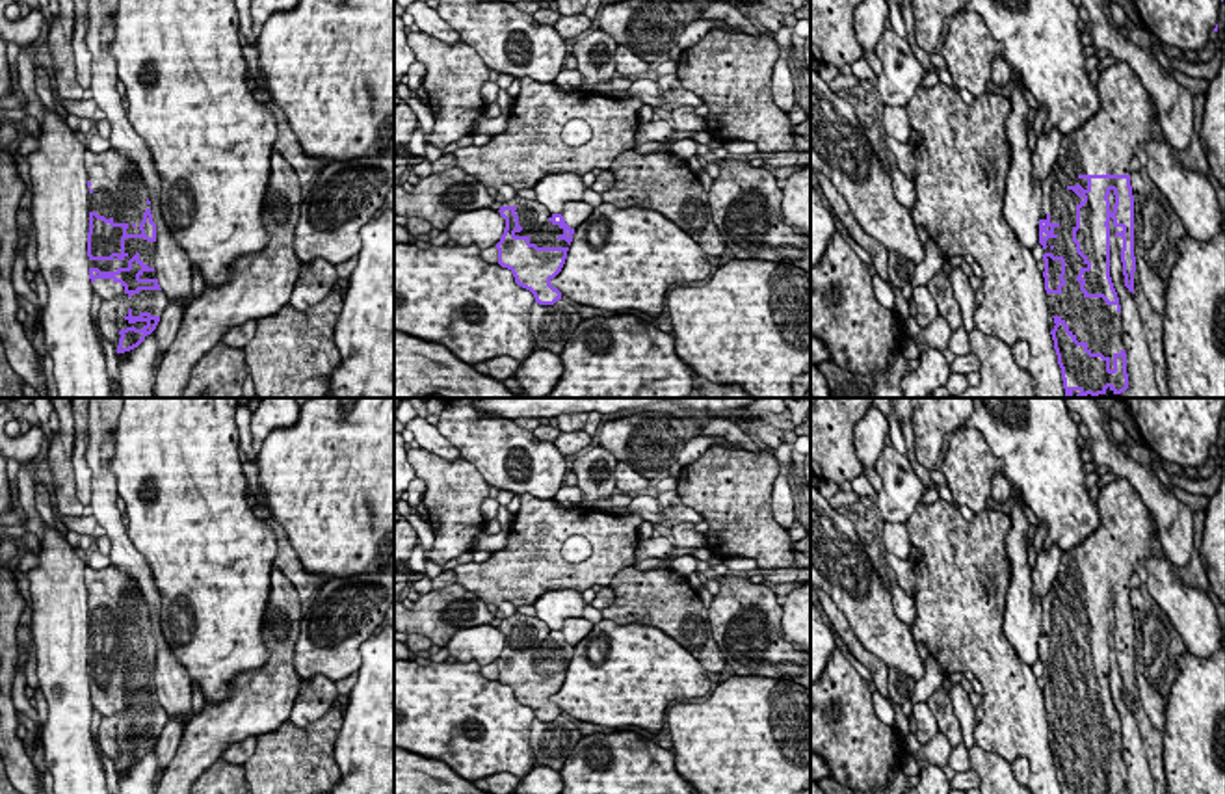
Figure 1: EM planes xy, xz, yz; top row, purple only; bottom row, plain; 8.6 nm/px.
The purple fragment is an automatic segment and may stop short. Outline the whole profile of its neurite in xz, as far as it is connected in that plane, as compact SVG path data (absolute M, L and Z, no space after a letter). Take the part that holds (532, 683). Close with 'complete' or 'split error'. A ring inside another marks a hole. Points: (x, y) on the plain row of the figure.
M520 612L502 619L498 629L506 636L496 660L498 681L513 690L519 703L533 710L535 720L554 721L561 708L550 697L565 681L574 645L561 630Z | split error

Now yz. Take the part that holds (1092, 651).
M1115 478L1099 491L1099 528L1078 547L1061 552L1058 576L1041 601L1039 660L1045 666L1045 707L1048 731L1054 734L1050 748L1061 794L1128 794L1126 770L1121 755L1121 721L1110 694L1110 638L1123 647L1121 679L1125 703L1134 710L1134 612L1130 602L1130 576L1138 563L1153 558L1151 541L1158 534L1158 523L1141 502L1139 493L1125 478Z | split error

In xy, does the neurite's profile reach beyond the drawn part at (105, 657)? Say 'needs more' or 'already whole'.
needs more

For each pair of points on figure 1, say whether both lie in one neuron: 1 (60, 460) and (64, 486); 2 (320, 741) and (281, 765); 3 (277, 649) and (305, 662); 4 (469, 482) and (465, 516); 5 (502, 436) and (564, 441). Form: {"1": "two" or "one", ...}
{"1": "one", "2": "one", "3": "two", "4": "one", "5": "two"}

